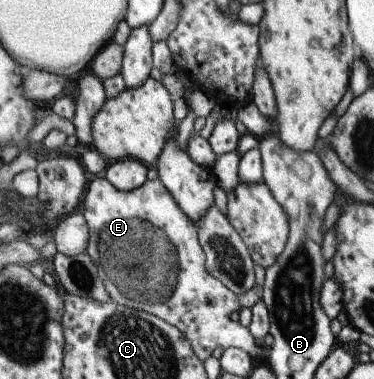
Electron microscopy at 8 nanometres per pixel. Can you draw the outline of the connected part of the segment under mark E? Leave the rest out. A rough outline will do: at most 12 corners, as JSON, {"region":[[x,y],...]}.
{"region":[[94,178],[85,252],[110,301],[177,328],[198,360],[267,348],[230,320],[195,223],[158,178]]}

